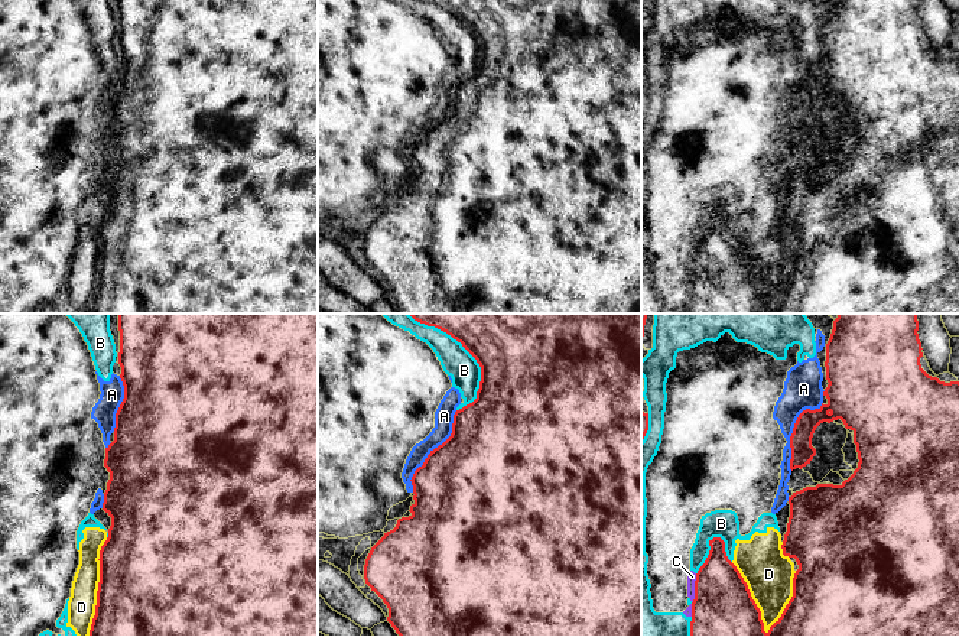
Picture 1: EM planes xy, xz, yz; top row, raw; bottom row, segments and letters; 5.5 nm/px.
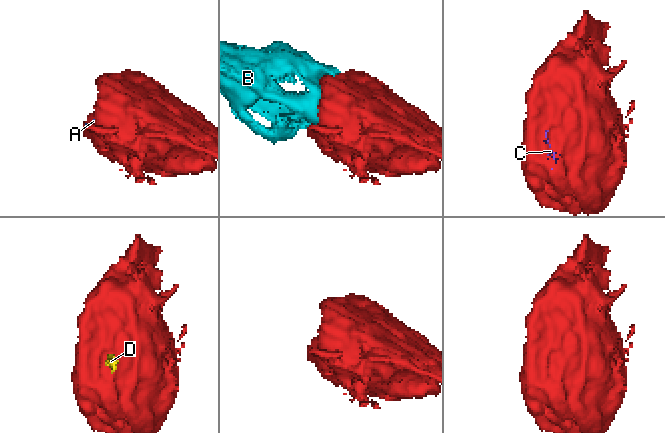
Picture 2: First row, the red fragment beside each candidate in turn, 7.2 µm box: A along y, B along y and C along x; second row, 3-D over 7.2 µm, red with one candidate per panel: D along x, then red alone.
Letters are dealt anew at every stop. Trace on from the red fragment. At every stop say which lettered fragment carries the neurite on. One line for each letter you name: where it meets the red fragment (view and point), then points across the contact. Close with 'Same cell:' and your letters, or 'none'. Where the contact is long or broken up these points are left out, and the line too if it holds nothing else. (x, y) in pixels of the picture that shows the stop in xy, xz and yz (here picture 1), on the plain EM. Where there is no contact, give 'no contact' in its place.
A: meets red in xz at (432, 127)
Same cell: A

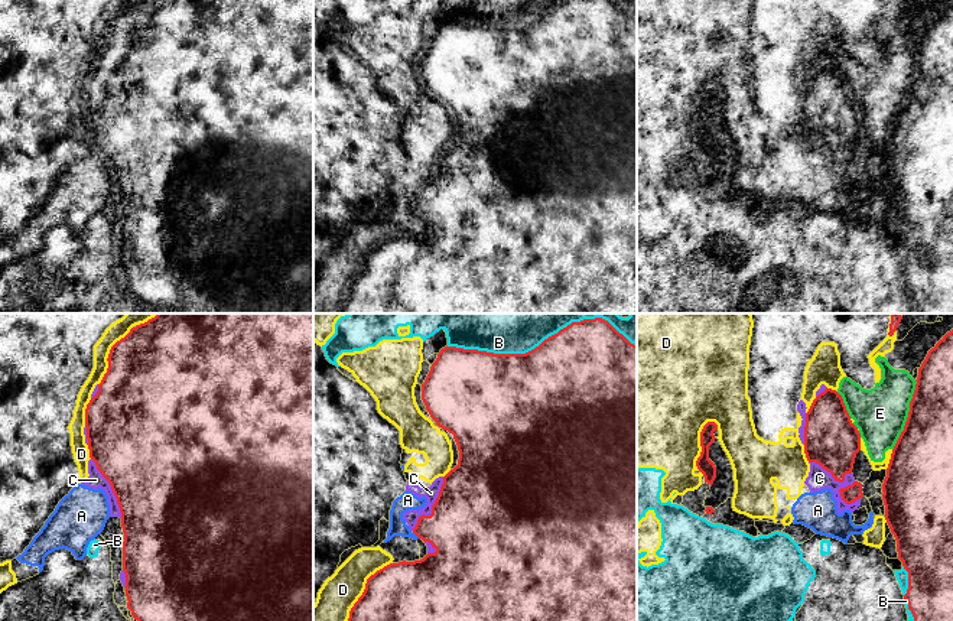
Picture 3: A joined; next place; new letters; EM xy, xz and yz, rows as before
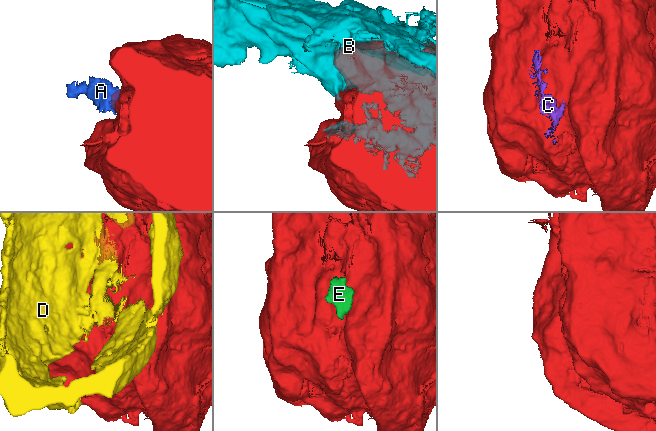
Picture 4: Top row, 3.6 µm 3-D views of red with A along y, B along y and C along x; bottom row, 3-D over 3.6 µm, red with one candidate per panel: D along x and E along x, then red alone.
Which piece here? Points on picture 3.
Same cell: none

